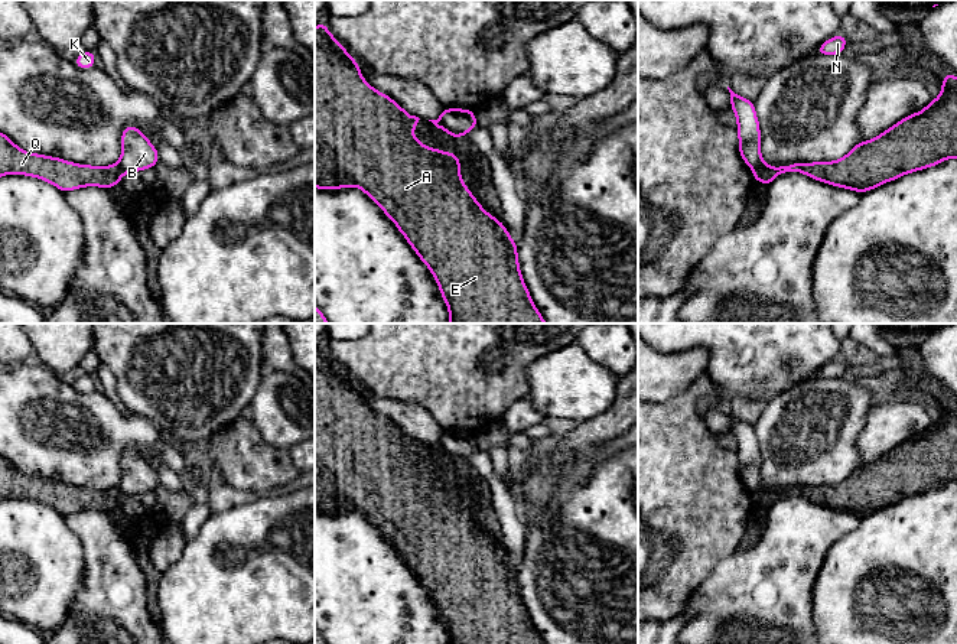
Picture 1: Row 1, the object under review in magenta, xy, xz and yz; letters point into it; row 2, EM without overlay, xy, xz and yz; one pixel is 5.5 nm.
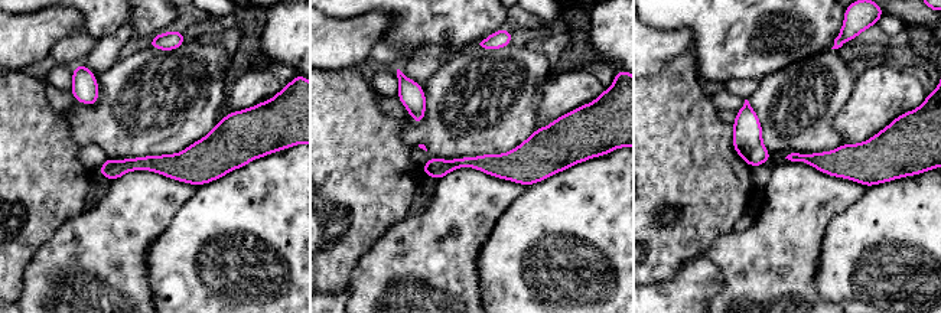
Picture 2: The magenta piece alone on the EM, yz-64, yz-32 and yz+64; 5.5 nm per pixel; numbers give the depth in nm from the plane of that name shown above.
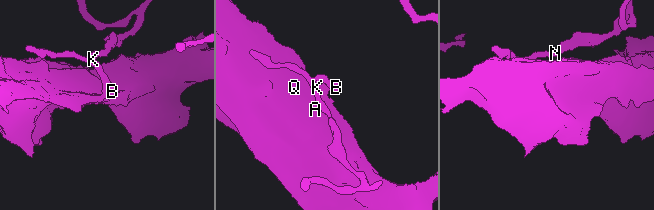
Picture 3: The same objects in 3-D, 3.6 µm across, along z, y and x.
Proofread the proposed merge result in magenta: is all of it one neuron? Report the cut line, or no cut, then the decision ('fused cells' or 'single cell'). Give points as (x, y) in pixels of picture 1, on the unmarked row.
yz (765, 488), (754, 495) | fused cells

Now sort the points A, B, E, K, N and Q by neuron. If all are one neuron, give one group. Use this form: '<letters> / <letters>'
A E Q / B K N

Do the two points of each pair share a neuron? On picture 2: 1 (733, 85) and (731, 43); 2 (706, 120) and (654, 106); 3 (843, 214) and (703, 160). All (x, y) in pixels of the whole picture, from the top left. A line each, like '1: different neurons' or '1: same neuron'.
1: different neurons
2: same neuron
3: different neurons

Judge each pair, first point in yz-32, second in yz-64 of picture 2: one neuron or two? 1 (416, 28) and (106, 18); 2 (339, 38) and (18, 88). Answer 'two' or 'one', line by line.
1: one
2: two

